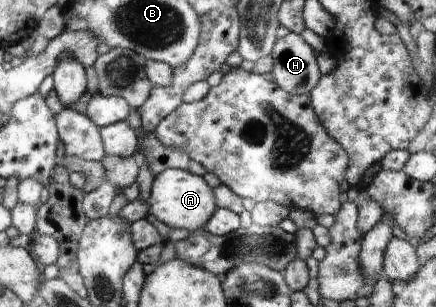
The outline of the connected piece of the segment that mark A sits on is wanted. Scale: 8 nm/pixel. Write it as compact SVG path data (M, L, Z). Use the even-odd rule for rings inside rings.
M168 168L155 175L148 205L149 213L162 223L188 232L203 231L218 208L214 201L214 192L202 176L176 168Z

